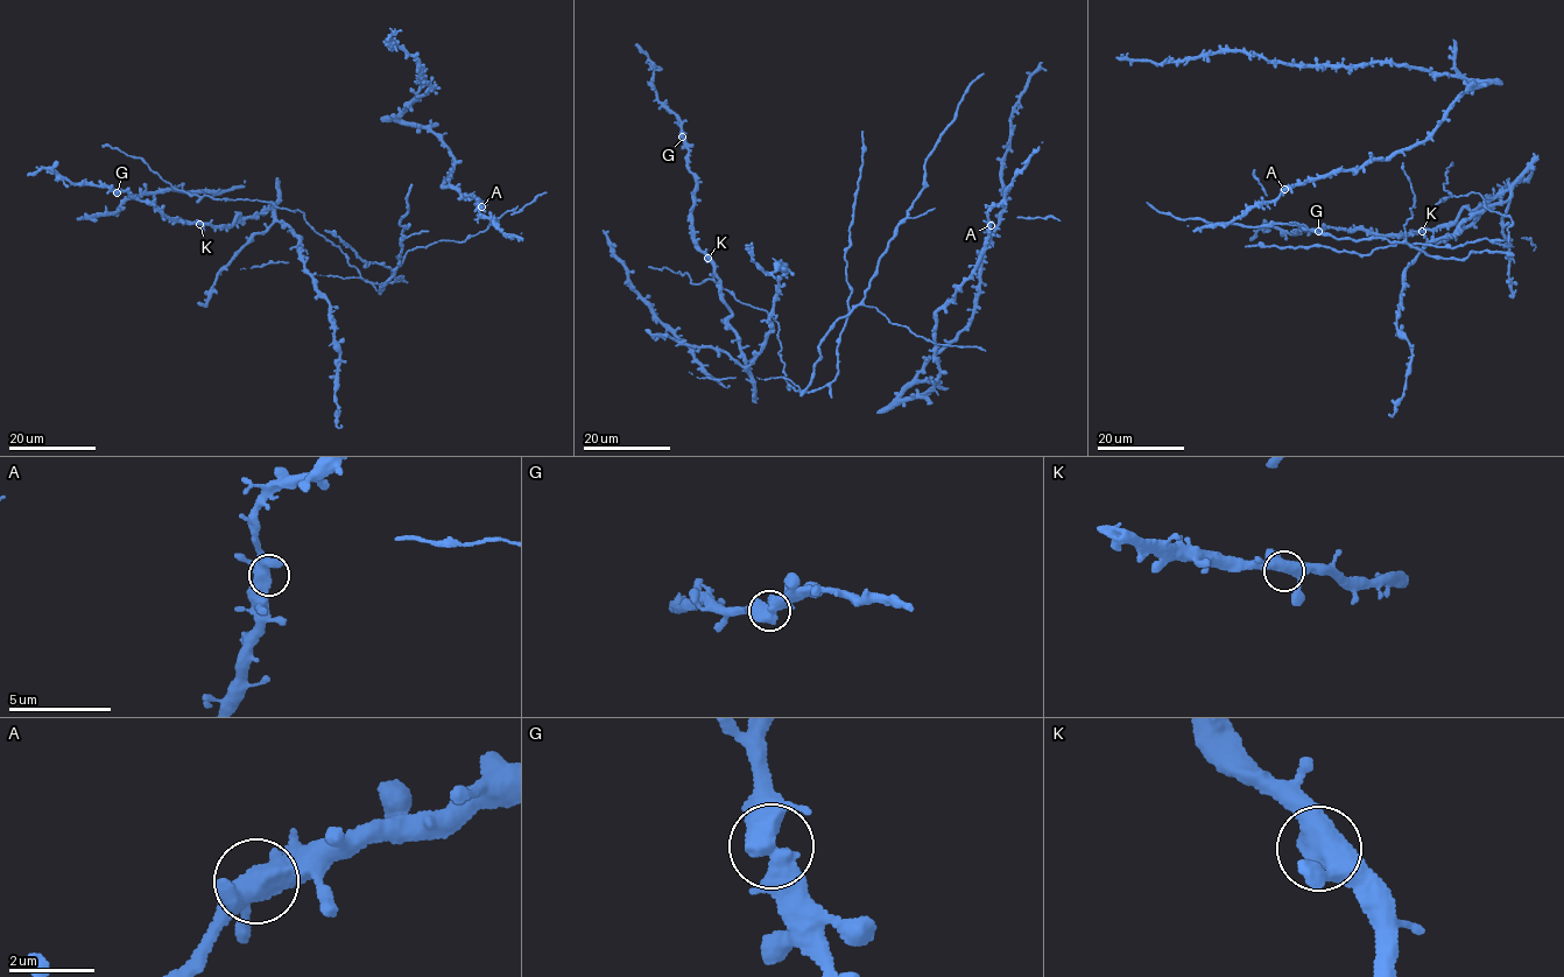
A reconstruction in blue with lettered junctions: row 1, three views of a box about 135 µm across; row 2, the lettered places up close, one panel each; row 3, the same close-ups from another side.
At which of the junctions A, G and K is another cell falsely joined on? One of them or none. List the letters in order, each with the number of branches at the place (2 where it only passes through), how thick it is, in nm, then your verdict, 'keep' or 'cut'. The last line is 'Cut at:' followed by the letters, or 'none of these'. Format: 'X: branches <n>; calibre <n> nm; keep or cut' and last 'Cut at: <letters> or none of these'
A: branches 4; calibre 480 nm; keep
G: branches 4; calibre 500 nm; keep
K: branches 4; calibre 500 nm; keep
Cut at: none of these

